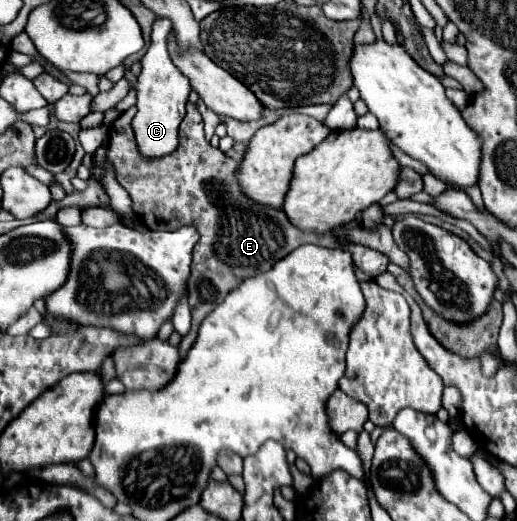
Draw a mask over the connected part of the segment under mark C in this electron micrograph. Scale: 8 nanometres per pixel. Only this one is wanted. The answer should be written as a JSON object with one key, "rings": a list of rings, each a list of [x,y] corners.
{"rings":[[[157,18],[153,24],[153,34],[151,34],[151,46],[147,54],[141,60],[141,74],[137,76],[137,114],[131,122],[133,132],[135,132],[135,142],[139,148],[139,154],[147,160],[161,158],[167,154],[173,154],[179,146],[179,124],[185,116],[185,104],[191,92],[189,78],[175,68],[171,62],[169,50],[167,50],[167,36],[171,32],[171,22],[167,18]]]}

